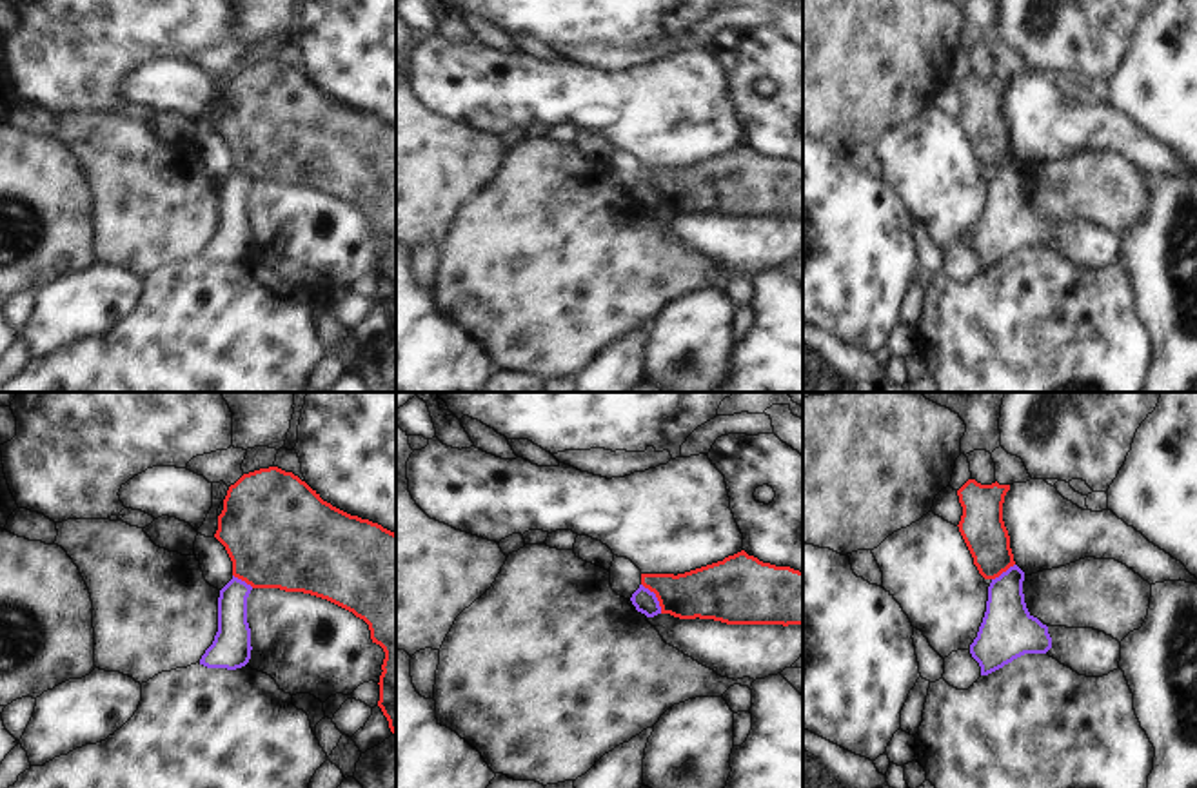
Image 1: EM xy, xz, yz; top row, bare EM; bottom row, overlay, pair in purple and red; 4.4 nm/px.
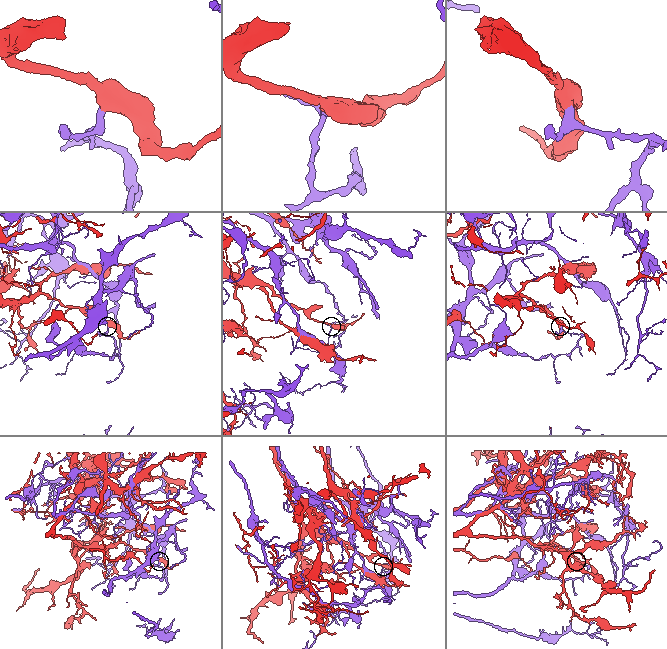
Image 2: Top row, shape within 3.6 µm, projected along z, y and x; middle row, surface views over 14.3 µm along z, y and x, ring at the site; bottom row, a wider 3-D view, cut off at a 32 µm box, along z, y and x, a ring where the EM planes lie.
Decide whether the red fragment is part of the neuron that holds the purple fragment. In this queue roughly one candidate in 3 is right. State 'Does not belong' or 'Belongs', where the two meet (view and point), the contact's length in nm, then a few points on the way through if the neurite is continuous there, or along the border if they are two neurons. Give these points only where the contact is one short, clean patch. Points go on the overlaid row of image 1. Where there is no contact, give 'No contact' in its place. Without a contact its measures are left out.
Does not belong. Touches purple at xz (656, 598). Shared border 160 nm.

